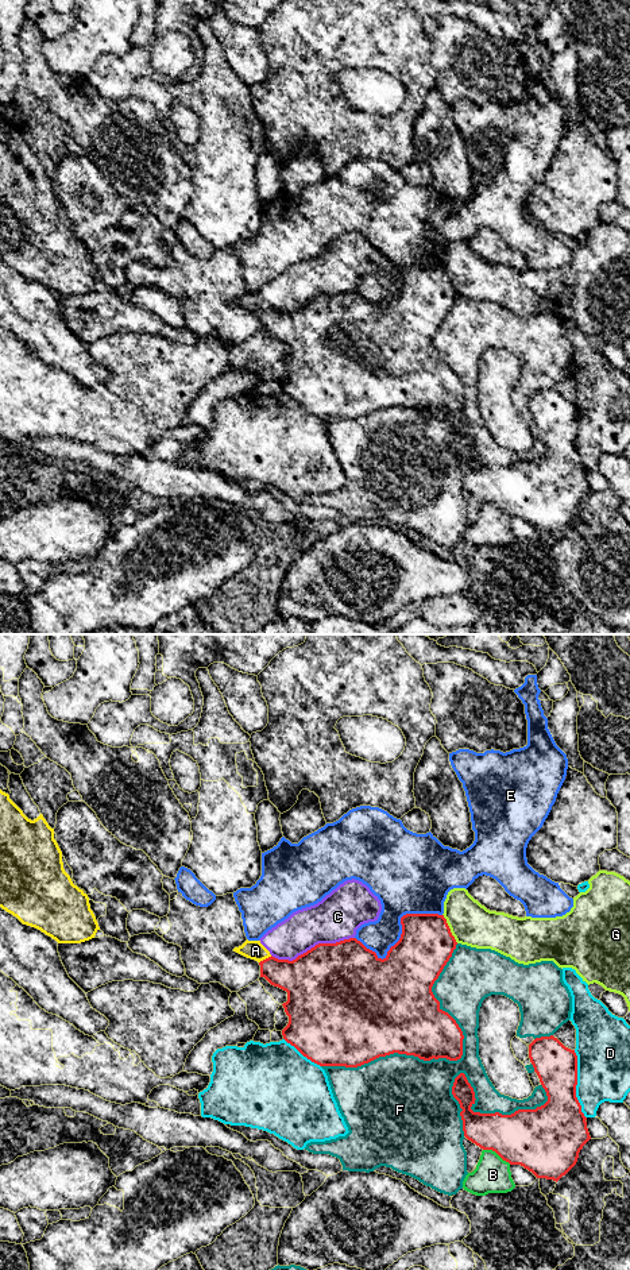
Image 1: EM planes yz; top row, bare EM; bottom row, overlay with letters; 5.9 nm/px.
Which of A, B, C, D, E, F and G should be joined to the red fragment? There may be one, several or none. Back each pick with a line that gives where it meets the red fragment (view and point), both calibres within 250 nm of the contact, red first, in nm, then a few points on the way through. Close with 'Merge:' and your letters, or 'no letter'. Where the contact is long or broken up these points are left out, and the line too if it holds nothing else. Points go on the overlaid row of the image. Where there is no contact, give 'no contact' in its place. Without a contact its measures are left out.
Merge: no letter

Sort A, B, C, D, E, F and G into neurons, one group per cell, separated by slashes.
A C / B / D / E / F / G

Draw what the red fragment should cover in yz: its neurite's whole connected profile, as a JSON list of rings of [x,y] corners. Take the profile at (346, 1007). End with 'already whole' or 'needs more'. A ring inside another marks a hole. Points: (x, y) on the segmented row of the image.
[[[406,914],[401,918],[401,924],[401,938],[383,960],[356,938],[349,938],[336,943],[318,943],[293,961],[271,956],[259,962],[260,977],[287,992],[287,1001],[282,1004],[289,1016],[289,1023],[282,1030],[287,1043],[320,1066],[357,1068],[394,1053],[424,1061],[461,1058],[463,1031],[456,1020],[440,1008],[440,1001],[432,992],[457,942],[444,915]]]; already whole

